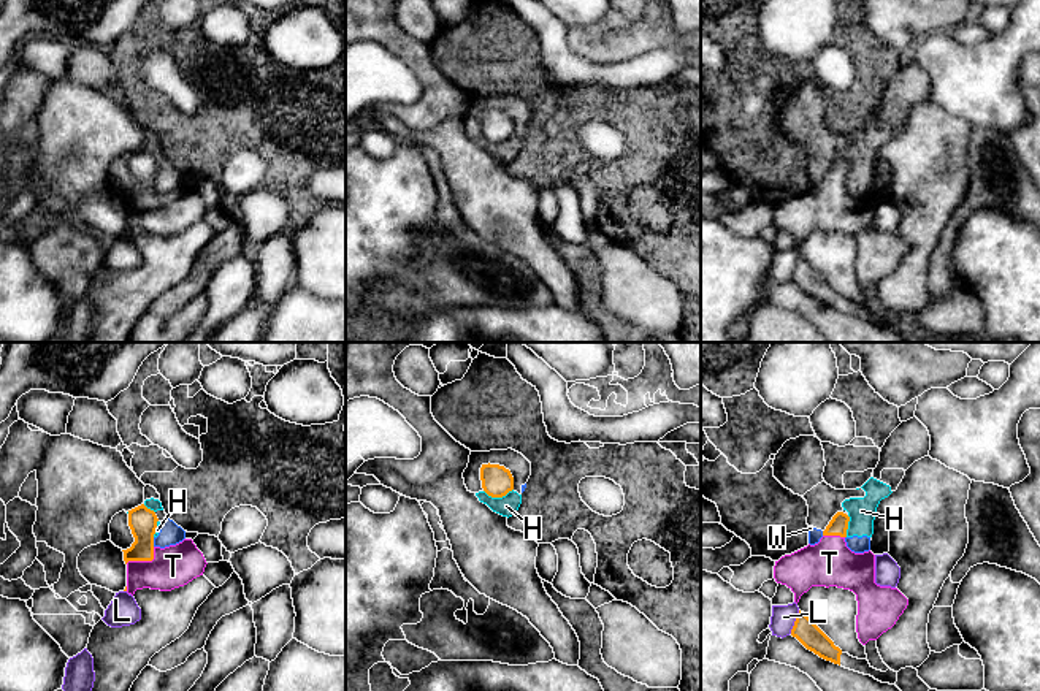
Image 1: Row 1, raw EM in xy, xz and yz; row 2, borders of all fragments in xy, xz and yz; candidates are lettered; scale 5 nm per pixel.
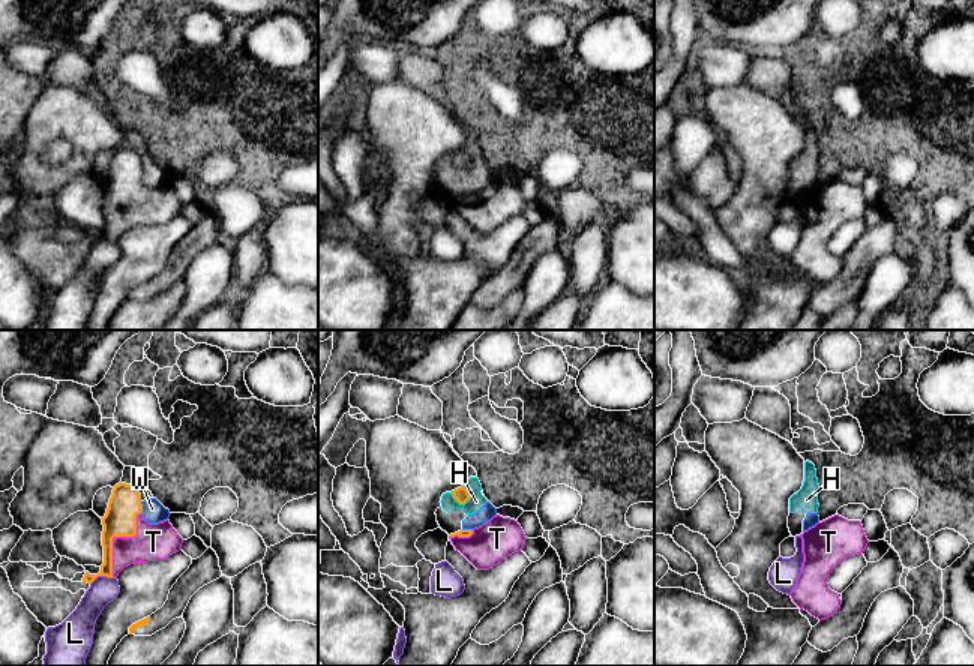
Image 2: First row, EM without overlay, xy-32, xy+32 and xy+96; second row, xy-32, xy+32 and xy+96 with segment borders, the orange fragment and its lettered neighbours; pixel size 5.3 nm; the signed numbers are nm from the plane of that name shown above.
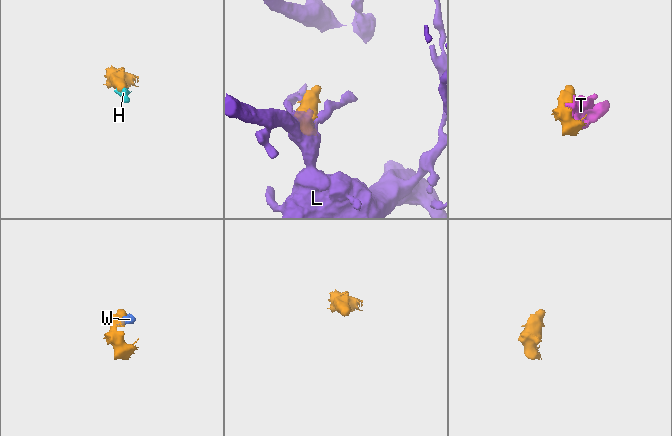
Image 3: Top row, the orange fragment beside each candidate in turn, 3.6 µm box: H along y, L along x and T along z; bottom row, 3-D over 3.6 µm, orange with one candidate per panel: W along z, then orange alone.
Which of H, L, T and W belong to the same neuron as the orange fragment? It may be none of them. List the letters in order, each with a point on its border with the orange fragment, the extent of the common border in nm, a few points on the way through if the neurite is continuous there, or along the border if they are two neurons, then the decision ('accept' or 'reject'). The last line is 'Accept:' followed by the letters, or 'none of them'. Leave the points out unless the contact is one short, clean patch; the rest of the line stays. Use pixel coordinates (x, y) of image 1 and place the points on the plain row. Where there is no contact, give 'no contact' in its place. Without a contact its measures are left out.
H: contact xz (498, 141); length 150 nm; border xz (512, 133), (501, 141), (489, 141), (484, 137); reject
L: contact yz (795, 267); length 130 nm; reject
T: contact xy (145, 205); length 170 nm; accept
W: contact xy (152, 187); length 50 nm; border xy (152, 183), (154, 190); reject
Accept: T

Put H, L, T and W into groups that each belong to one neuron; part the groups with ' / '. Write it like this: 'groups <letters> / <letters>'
groups H W / L / T

